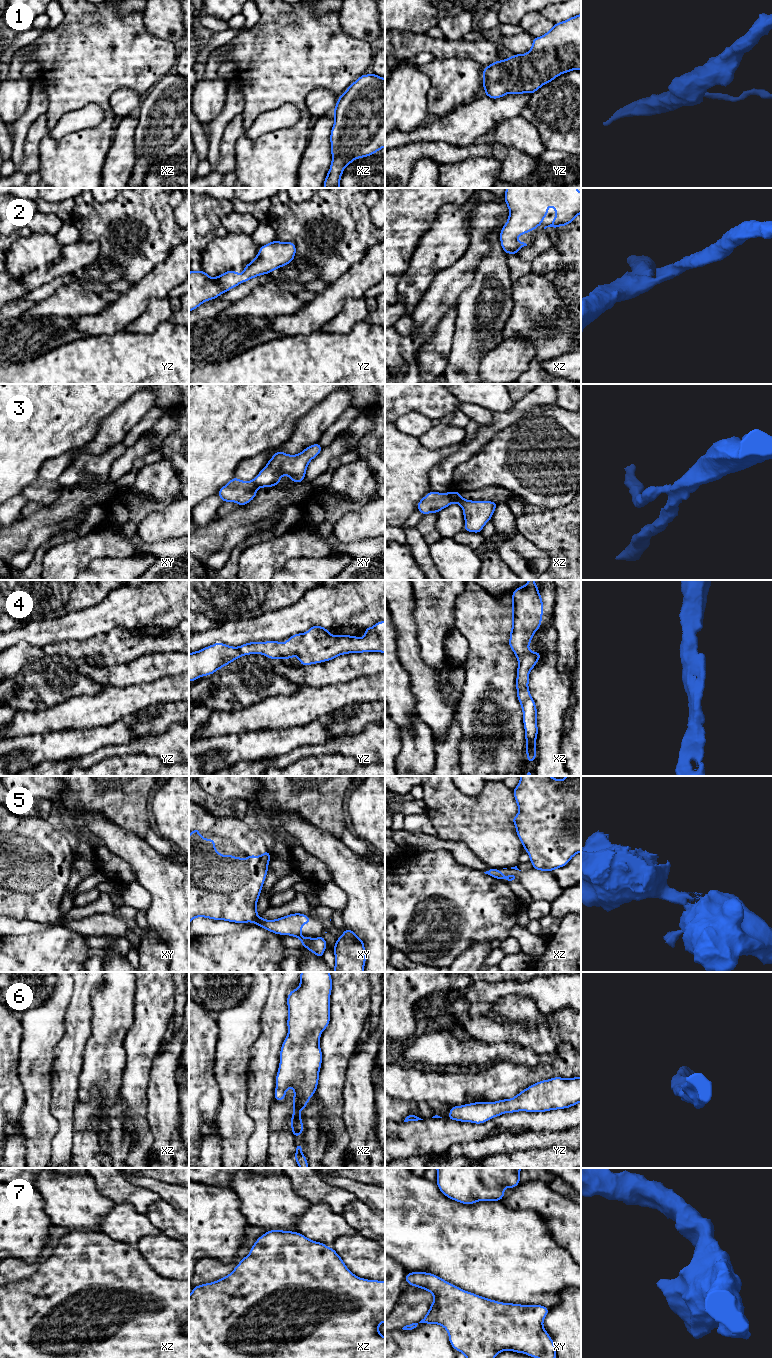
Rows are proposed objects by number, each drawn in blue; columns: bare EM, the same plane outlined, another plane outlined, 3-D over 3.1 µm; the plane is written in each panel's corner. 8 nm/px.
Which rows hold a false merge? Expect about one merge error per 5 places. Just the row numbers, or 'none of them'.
3, 5

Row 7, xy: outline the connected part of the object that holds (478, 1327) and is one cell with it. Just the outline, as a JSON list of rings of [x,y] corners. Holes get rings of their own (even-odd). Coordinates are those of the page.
[[[427,1272],[407,1273],[405,1281],[409,1285],[429,1291],[434,1296],[429,1311],[419,1323],[439,1324],[444,1327],[448,1332],[451,1346],[463,1353],[466,1358],[495,1358],[499,1352],[506,1350],[524,1353],[535,1358],[556,1358],[555,1344],[543,1326],[543,1320],[547,1316],[549,1308],[542,1305],[521,1305],[494,1301],[464,1291],[441,1277]]]

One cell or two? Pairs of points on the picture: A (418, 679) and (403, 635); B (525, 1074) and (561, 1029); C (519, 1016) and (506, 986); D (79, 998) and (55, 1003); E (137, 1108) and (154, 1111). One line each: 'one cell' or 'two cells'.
A: one cell
B: two cells
C: two cells
D: two cells
E: two cells

